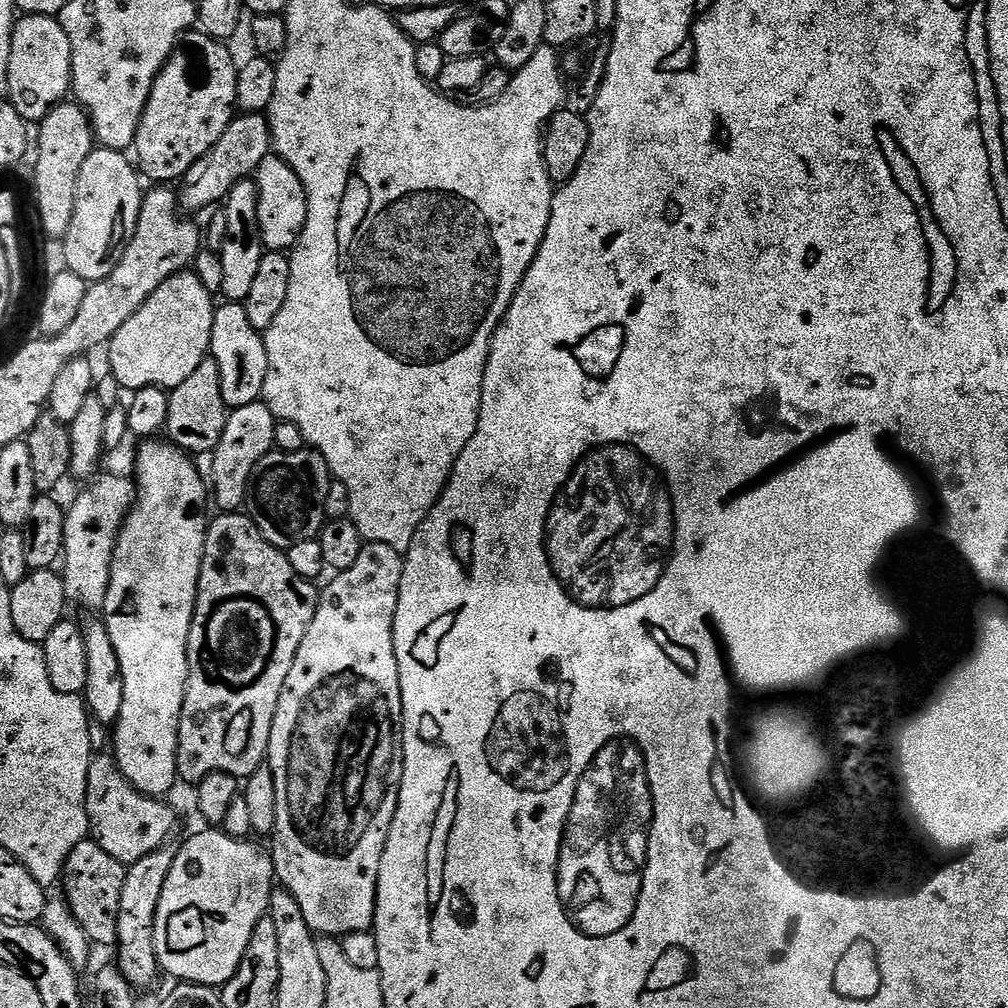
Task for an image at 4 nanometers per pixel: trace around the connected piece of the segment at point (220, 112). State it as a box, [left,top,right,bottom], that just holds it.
[134,30,237,182]

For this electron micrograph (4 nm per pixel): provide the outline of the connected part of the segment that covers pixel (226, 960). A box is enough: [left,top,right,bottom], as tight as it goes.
[154,830,276,988]

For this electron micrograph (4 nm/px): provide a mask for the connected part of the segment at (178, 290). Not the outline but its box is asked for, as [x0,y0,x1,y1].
[107,270,214,390]

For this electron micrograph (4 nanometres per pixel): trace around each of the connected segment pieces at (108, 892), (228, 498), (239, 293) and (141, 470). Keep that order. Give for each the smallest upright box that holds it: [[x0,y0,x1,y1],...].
[[62,838,128,950],[211,402,278,506],[218,179,266,302],[102,442,210,798]]

